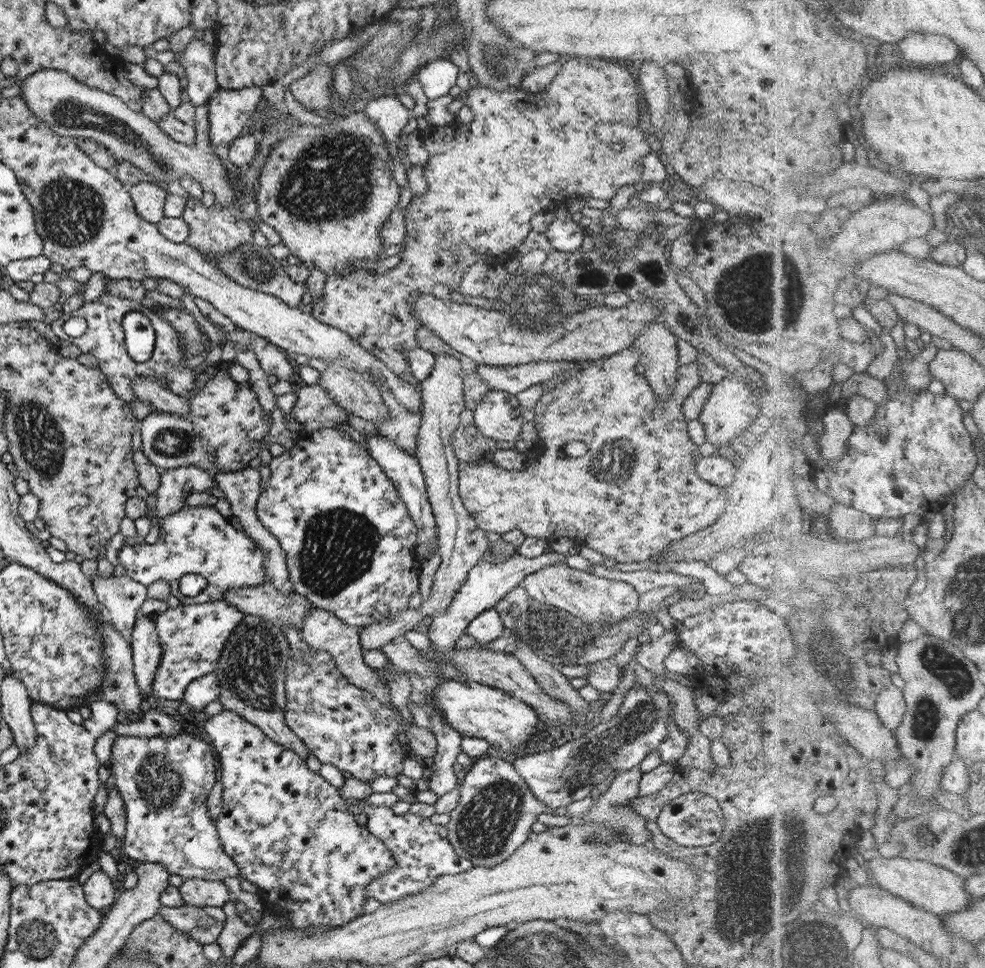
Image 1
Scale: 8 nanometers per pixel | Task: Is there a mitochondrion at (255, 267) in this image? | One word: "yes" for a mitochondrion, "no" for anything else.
yes

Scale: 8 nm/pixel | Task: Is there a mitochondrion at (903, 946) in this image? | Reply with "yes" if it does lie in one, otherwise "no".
no

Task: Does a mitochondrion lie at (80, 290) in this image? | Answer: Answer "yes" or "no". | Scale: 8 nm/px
no

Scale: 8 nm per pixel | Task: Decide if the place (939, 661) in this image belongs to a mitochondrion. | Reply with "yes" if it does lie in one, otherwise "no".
yes

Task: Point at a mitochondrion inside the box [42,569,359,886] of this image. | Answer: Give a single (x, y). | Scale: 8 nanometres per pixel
(252, 664)

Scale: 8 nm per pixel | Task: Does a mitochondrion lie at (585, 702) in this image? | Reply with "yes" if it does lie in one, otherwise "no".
no

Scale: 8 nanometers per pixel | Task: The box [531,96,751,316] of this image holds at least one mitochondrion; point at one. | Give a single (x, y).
(621, 240)

